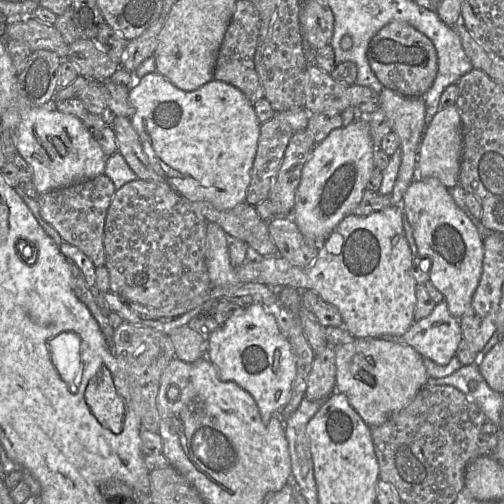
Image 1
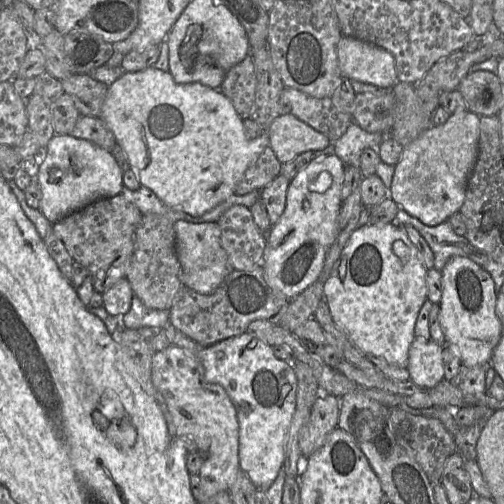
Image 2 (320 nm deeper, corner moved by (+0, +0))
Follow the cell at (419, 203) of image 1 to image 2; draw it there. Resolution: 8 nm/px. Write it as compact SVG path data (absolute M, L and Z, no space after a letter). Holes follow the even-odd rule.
M456 256L443 267L441 281L439 320L446 344L456 351L461 364L465 366L490 364L493 350L502 334L502 324L496 314L495 284L491 275L471 259Z

